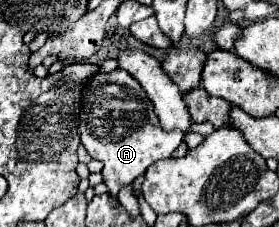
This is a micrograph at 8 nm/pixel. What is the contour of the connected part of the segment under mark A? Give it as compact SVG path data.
M113 70L109 74L95 74L87 80L87 84L83 86L83 92L81 92L81 114L79 114L79 132L81 132L81 144L85 146L85 150L89 152L91 158L95 160L101 160L105 164L103 168L103 180L109 188L109 194L115 198L117 192L131 184L137 176L145 174L145 170L157 162L157 160L163 160L163 158L169 158L177 146L181 144L183 140L183 132L181 130L163 130L159 126L159 120L155 118L155 112L153 112L153 106L151 106L151 100L147 98L145 90L139 86L139 82L127 74L125 70Z

